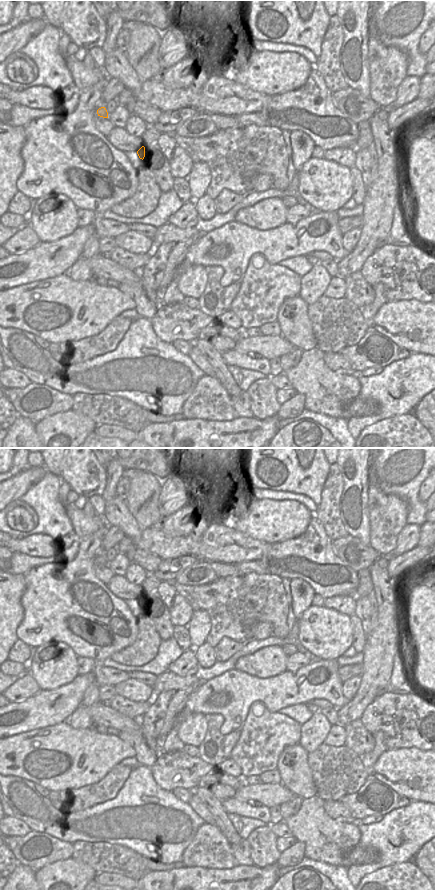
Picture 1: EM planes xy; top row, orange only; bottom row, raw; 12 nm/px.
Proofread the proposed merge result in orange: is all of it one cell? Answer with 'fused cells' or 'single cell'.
fused cells

